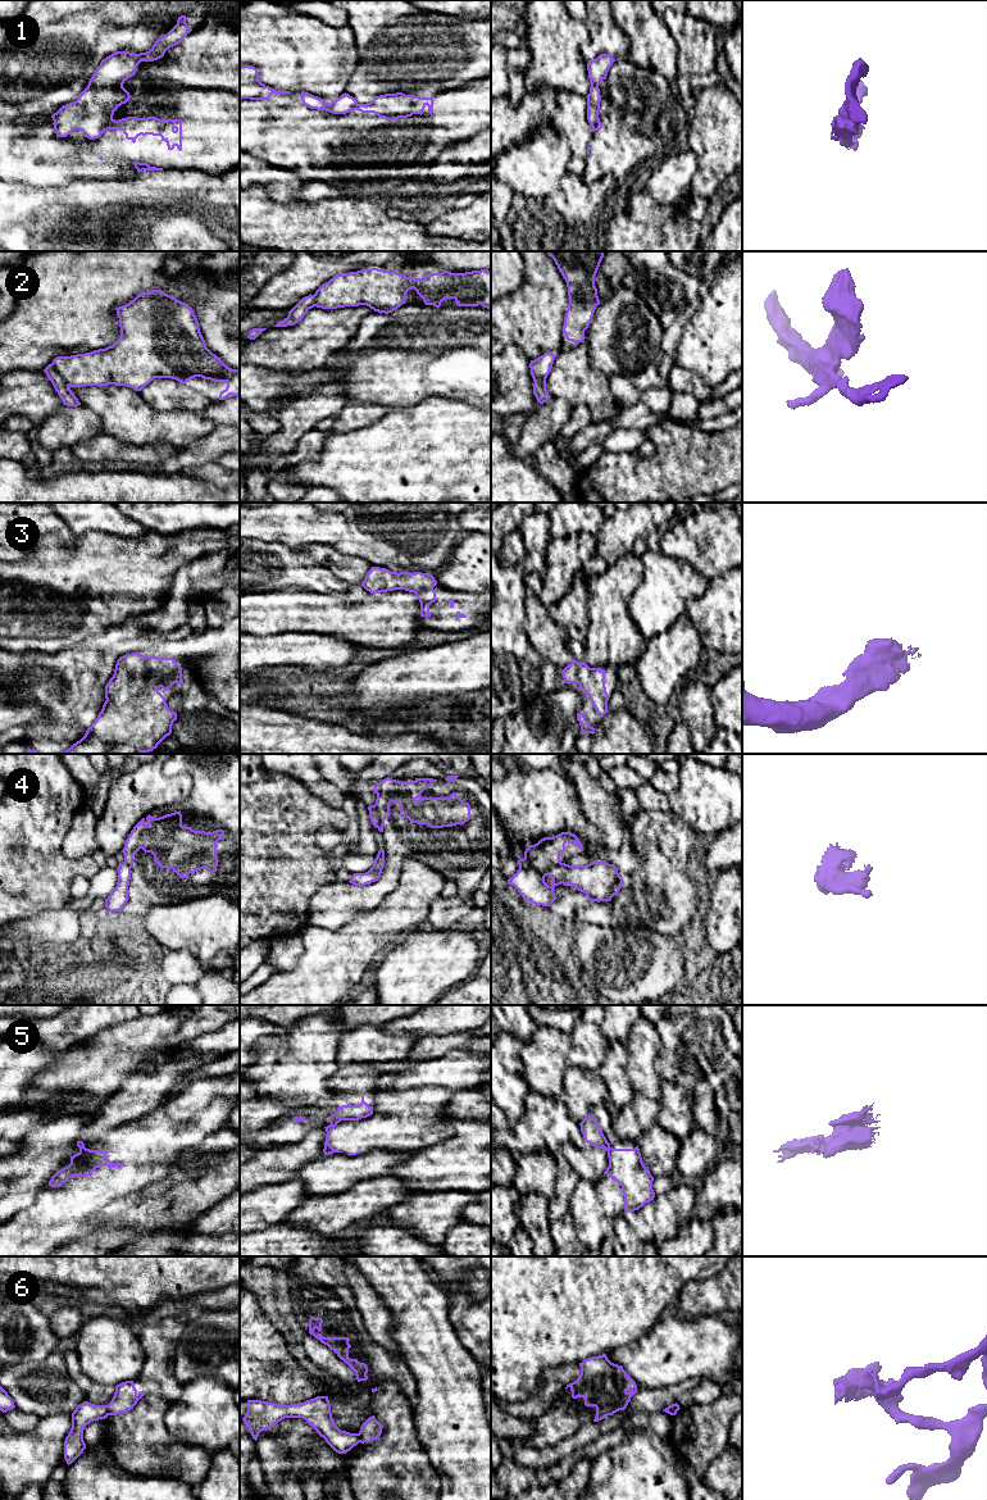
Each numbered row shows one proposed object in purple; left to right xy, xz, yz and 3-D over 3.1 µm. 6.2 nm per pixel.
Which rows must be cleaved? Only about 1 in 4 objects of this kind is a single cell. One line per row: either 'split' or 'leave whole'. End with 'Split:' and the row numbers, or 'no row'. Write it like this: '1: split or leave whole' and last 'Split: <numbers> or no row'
1: split
2: split
3: leave whole
4: split
5: split
6: split
Split: 1, 2, 4, 5, 6

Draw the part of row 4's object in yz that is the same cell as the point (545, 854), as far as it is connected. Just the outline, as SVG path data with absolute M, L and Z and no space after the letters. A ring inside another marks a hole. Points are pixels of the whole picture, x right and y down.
M561 832L529 845L524 851L524 858L518 860L519 869L535 869L538 873L543 873L547 868L565 864L560 862L560 854L565 851L567 842L574 842L583 851L583 845L574 833Z

